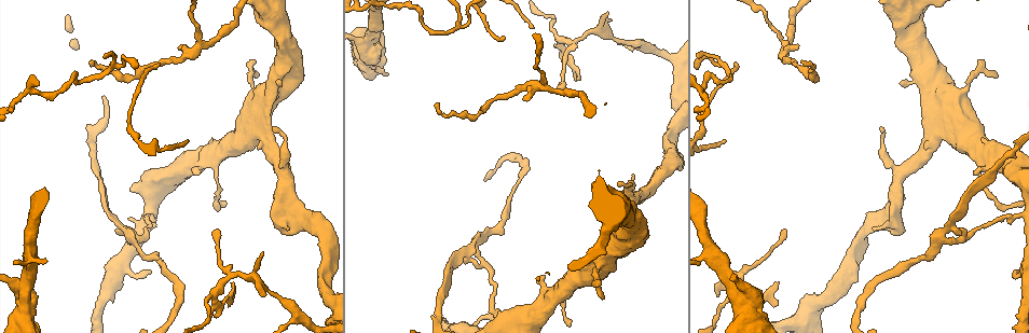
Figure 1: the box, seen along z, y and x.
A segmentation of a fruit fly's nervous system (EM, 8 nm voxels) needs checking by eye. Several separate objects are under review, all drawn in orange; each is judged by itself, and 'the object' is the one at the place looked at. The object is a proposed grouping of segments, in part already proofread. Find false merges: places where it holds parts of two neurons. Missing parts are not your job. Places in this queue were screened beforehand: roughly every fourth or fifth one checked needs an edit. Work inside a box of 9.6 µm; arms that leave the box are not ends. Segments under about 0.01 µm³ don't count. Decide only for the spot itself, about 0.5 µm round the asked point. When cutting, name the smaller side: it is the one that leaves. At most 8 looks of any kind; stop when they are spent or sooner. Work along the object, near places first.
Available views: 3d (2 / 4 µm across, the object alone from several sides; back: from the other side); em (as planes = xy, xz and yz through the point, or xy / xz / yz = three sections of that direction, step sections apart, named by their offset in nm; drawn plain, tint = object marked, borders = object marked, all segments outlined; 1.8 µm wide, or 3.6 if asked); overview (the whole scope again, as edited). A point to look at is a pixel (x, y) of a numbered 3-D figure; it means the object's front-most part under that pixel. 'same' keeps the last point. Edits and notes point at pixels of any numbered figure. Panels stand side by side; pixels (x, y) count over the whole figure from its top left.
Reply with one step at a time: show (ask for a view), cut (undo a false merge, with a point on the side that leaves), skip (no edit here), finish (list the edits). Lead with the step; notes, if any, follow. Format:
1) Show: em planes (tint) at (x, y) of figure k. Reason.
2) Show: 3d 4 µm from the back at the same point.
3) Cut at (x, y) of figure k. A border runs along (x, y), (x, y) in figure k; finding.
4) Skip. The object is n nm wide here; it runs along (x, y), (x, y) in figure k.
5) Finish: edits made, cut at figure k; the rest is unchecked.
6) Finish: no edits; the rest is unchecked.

Show: em 3.6 µm xz step 8 (tint) at (261, 128) of figure 1. Thick turns thin.

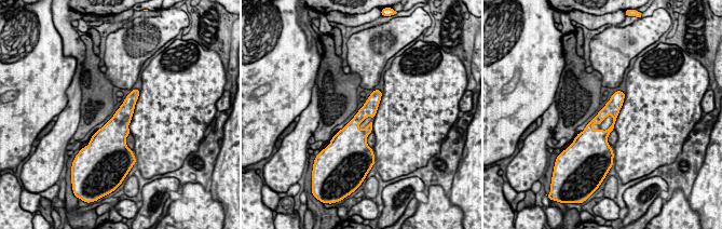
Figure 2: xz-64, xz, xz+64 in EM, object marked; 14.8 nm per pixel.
Show: em 3.6 µm planes (borders) at the same point.

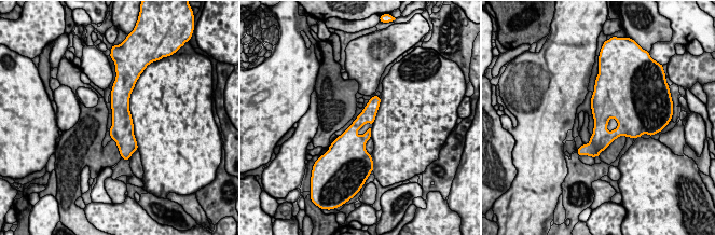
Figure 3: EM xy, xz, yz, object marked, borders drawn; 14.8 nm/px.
Skip. It runs along (118, 90), (125, 151) in figure 3; continuous, no second neuron.

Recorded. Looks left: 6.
Show: em planes (plain) at (201, 44) of figure 1. Side arm on a straight run.

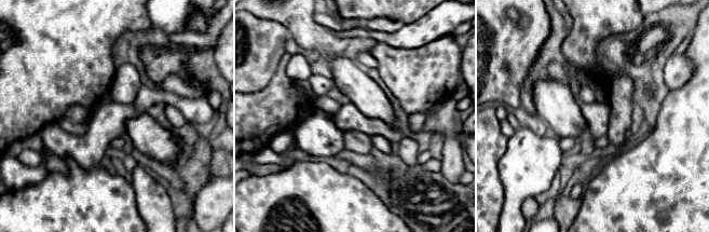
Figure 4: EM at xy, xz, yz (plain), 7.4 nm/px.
Show: em planes (tint) at the same point. With the object marked.

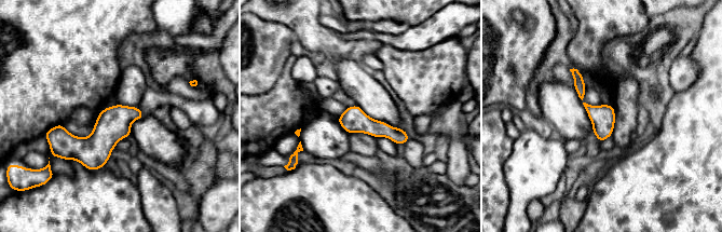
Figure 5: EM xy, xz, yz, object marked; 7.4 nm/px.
Skip. The object is 180 nm wide here; it runs along (140, 114), (95, 144), (55, 132) in figure 5; one neuron here.

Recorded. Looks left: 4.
Show: em xz step 4 (tint) at (24, 310) of figure 1.

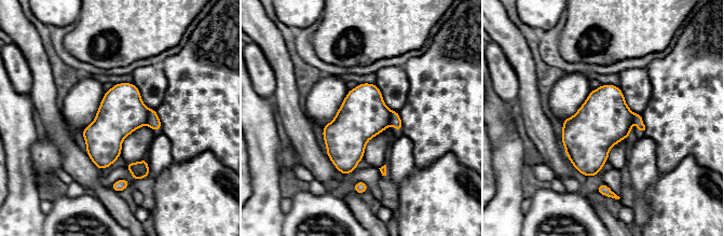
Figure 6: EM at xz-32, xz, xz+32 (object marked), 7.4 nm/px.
Show: em planes (tint) at the same point.

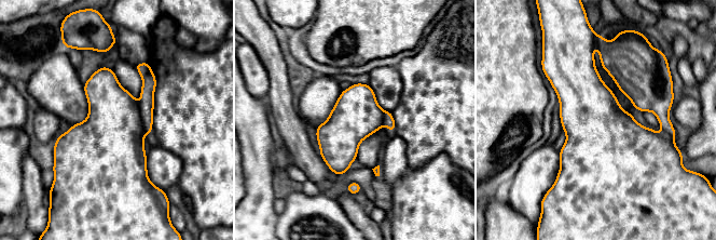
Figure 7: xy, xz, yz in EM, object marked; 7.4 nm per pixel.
Cut at (149, 85) of figure 7. The object is 360 nm wide here; a border runs along (139, 110), (143, 125) in figure 7; two neurons meet here.

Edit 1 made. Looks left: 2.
Finish: edits made, cut at figure 7; the rest is unchecked.

